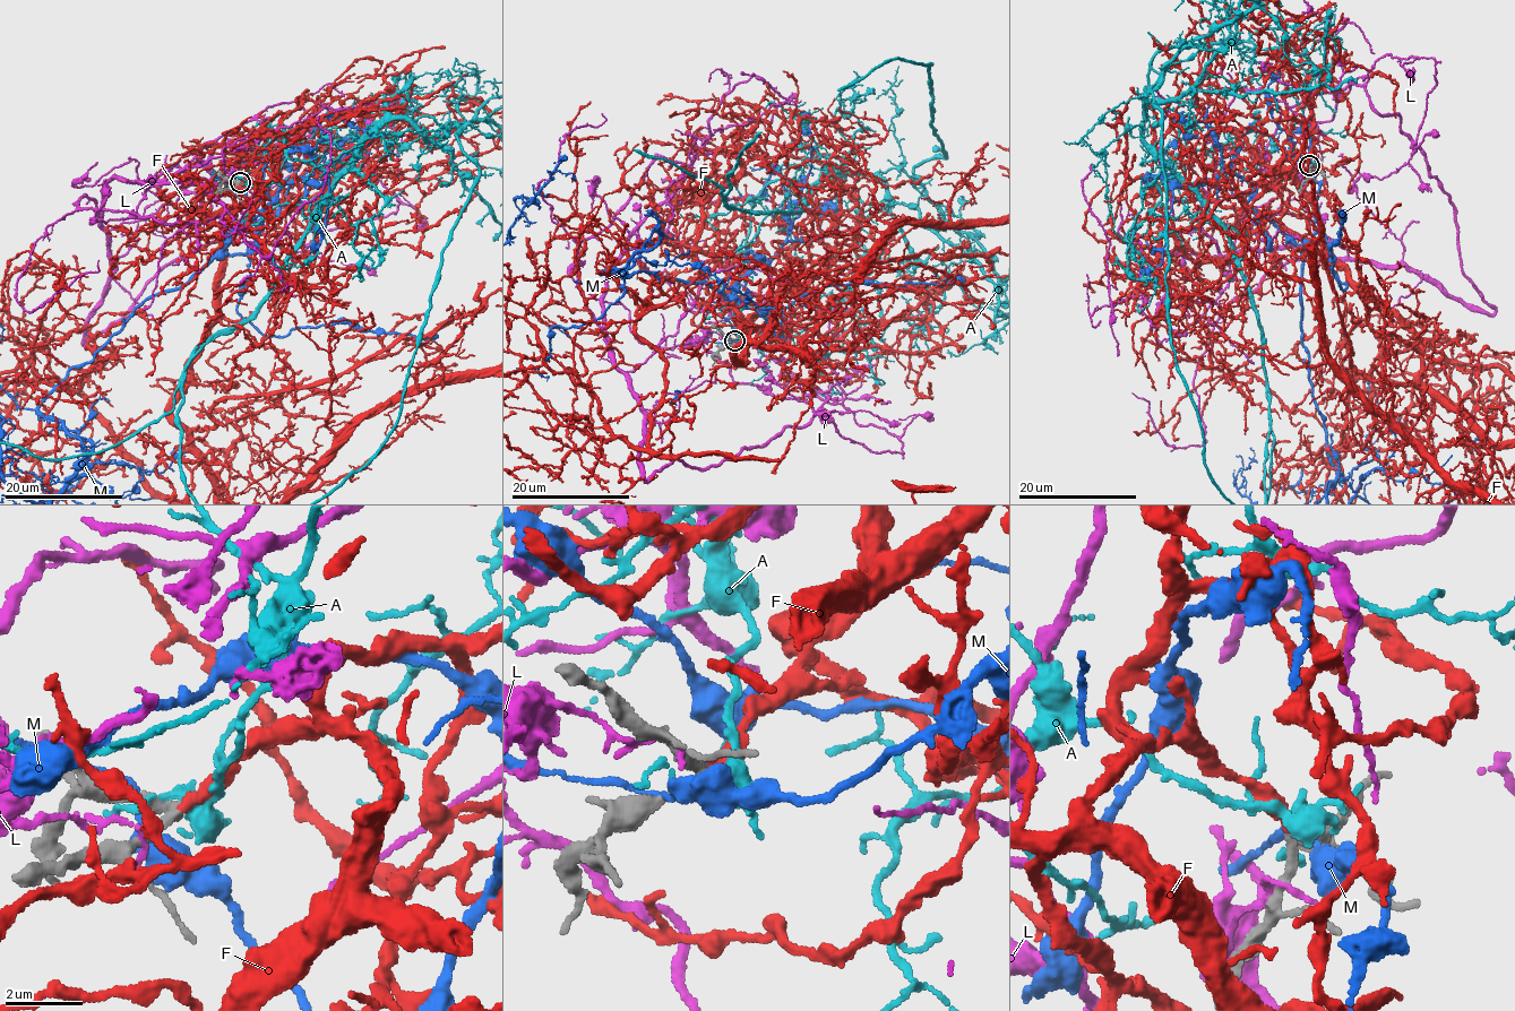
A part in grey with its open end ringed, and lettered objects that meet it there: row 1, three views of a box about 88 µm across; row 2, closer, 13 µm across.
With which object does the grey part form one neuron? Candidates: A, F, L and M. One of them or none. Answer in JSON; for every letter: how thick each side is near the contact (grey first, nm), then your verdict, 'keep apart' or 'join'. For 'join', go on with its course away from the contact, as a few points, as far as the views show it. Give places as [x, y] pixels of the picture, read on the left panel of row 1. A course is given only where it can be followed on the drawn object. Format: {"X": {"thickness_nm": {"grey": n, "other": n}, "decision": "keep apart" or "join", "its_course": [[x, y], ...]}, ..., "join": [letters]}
{"A": {"thickness_nm": {"grey": 320, "other": 280}, "decision": "keep apart"}, "F": {"thickness_nm": {"grey": 300, "other": 260}, "decision": "join"}, "L": {"thickness_nm": {"grey": 240, "other": 170}, "decision": "keep apart"}, "M": {"thickness_nm": {"grey": 320, "other": 150}, "decision": "keep apart"}, "join": ["F"]}

